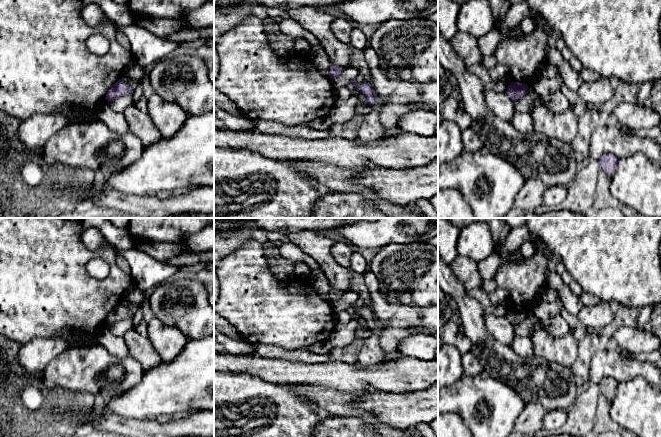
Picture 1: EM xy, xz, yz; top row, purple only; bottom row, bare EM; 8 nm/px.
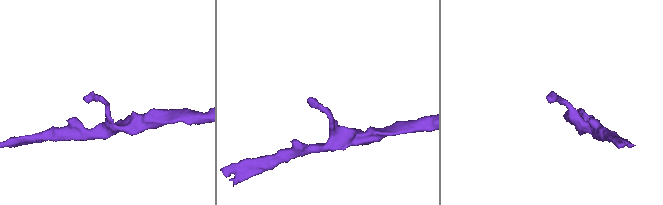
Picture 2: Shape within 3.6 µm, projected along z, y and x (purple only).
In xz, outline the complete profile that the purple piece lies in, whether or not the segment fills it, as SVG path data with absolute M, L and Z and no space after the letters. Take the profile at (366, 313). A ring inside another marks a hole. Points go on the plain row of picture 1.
M364 306L358 310L358 313L365 321L365 326L370 330L373 330L376 325L376 317L373 311L369 307Z

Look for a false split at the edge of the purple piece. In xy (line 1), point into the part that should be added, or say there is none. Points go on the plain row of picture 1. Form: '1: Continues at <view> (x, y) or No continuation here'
1: No continuation here

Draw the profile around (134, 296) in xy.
M133 285L128 291L125 292L123 298L128 302L126 307L135 312L139 303L147 302L148 295L149 293Z

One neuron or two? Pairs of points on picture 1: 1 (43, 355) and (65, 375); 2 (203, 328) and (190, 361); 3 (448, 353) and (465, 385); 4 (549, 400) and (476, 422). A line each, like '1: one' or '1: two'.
1: two
2: two
3: two
4: two

